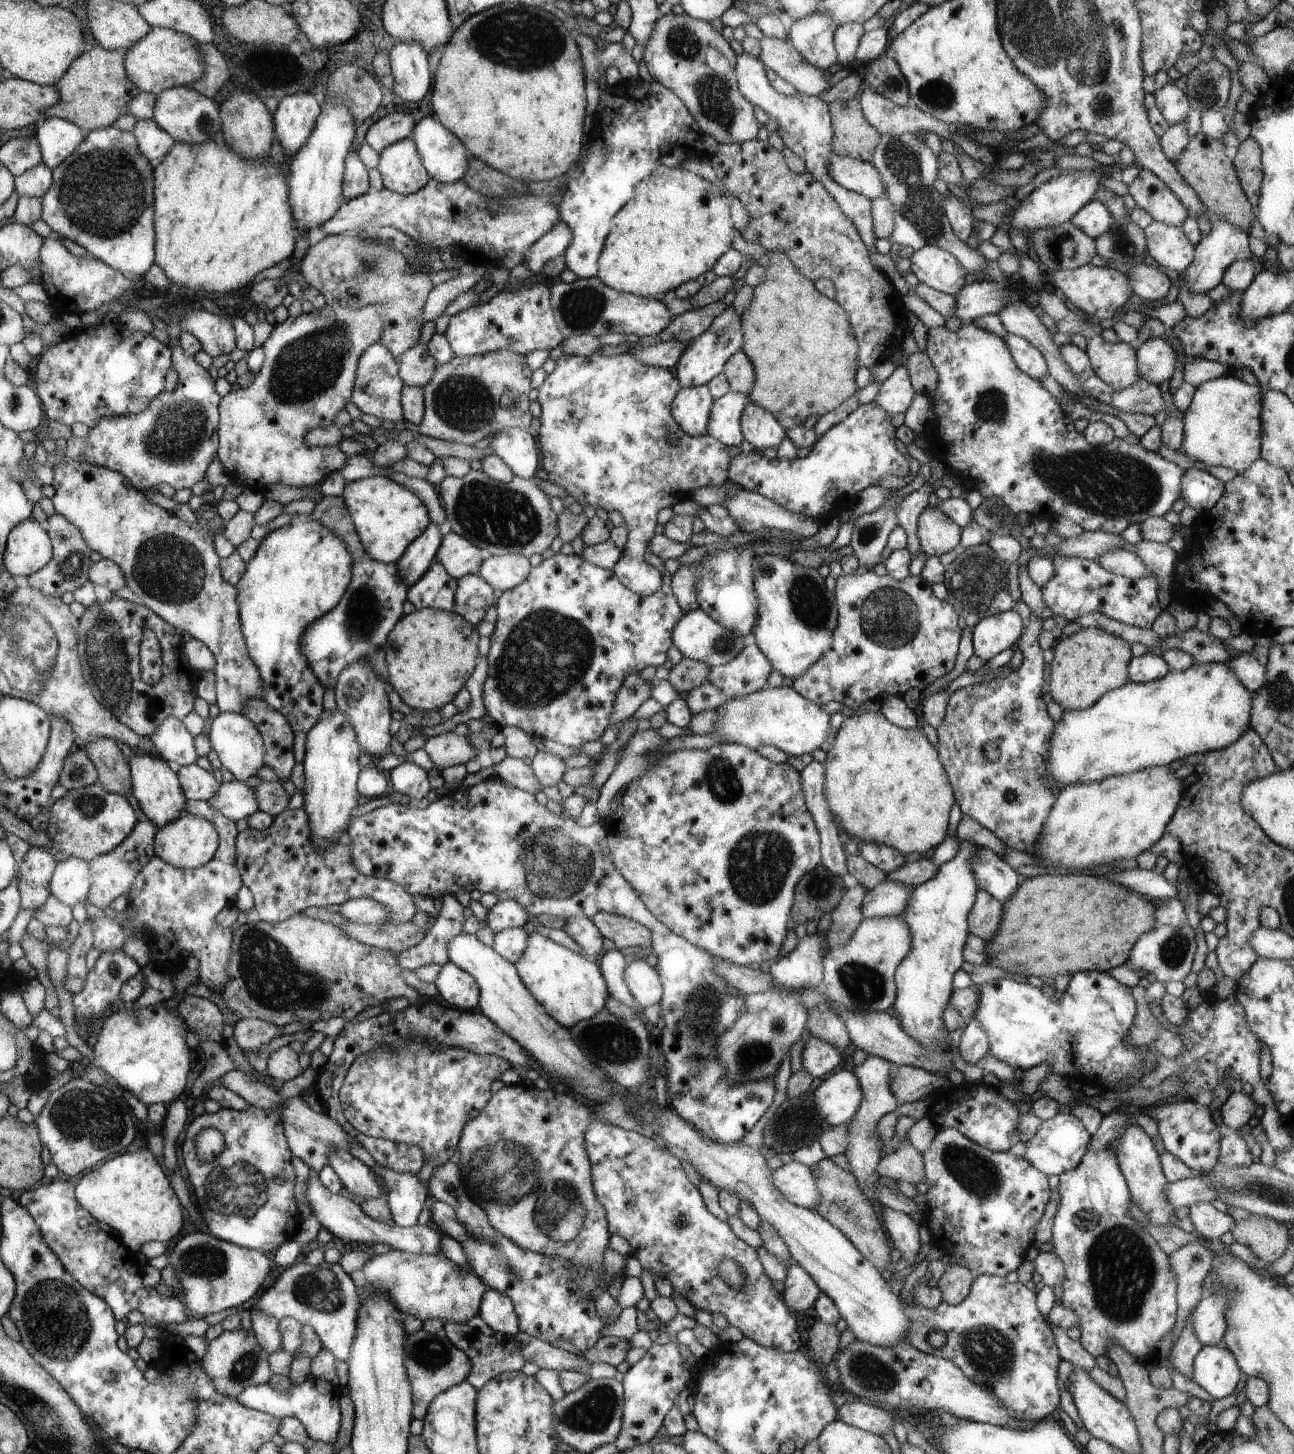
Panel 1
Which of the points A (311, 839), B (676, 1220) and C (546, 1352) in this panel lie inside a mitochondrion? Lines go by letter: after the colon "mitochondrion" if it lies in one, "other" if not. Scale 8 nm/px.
A: other
B: mitochondrion
C: other

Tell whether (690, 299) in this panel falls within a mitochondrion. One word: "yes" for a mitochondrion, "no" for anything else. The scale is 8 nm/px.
no

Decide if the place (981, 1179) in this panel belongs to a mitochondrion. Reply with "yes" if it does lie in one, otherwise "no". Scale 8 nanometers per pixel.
yes

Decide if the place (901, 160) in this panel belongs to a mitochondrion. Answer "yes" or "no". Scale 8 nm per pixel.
yes

